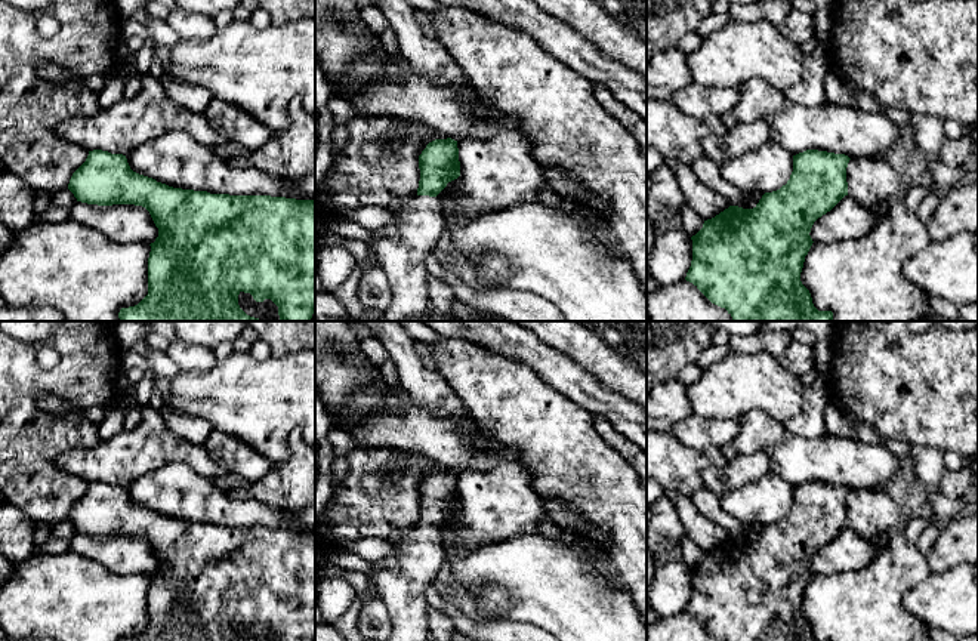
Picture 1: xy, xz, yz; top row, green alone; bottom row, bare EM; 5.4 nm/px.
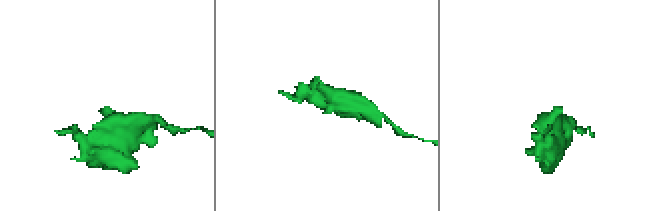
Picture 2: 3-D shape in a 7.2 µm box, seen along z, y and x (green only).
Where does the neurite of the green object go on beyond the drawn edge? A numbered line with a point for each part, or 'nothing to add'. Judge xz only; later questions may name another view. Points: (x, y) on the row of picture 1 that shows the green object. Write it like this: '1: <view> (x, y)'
1: xz (400, 249)

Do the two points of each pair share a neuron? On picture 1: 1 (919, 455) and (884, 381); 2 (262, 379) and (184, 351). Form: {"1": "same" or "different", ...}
{"1": "different", "2": "different"}

